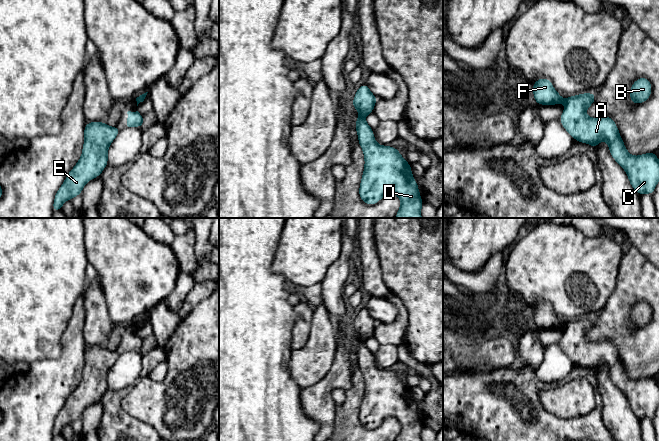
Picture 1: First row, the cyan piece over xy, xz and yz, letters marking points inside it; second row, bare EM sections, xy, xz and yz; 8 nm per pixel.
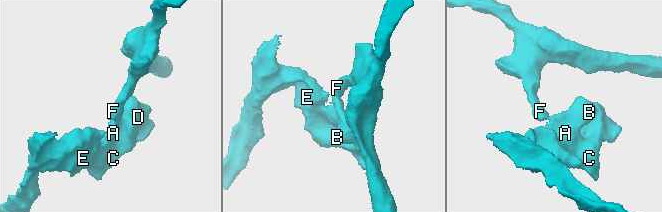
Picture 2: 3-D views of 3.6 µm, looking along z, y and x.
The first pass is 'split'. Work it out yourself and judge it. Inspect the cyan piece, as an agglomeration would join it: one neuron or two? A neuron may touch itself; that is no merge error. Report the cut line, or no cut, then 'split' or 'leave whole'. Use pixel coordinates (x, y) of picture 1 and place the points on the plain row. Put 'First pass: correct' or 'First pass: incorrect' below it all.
cut in xz along (360, 338), (363, 340); split
First pass: correct

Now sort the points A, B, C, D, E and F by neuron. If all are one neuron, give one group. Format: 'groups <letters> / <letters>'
groups A B C D E / F

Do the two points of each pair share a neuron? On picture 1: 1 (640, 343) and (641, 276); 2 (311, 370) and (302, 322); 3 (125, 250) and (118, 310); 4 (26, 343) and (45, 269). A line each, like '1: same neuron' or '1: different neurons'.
1: same neuron
2: different neurons
3: same neuron
4: same neuron

